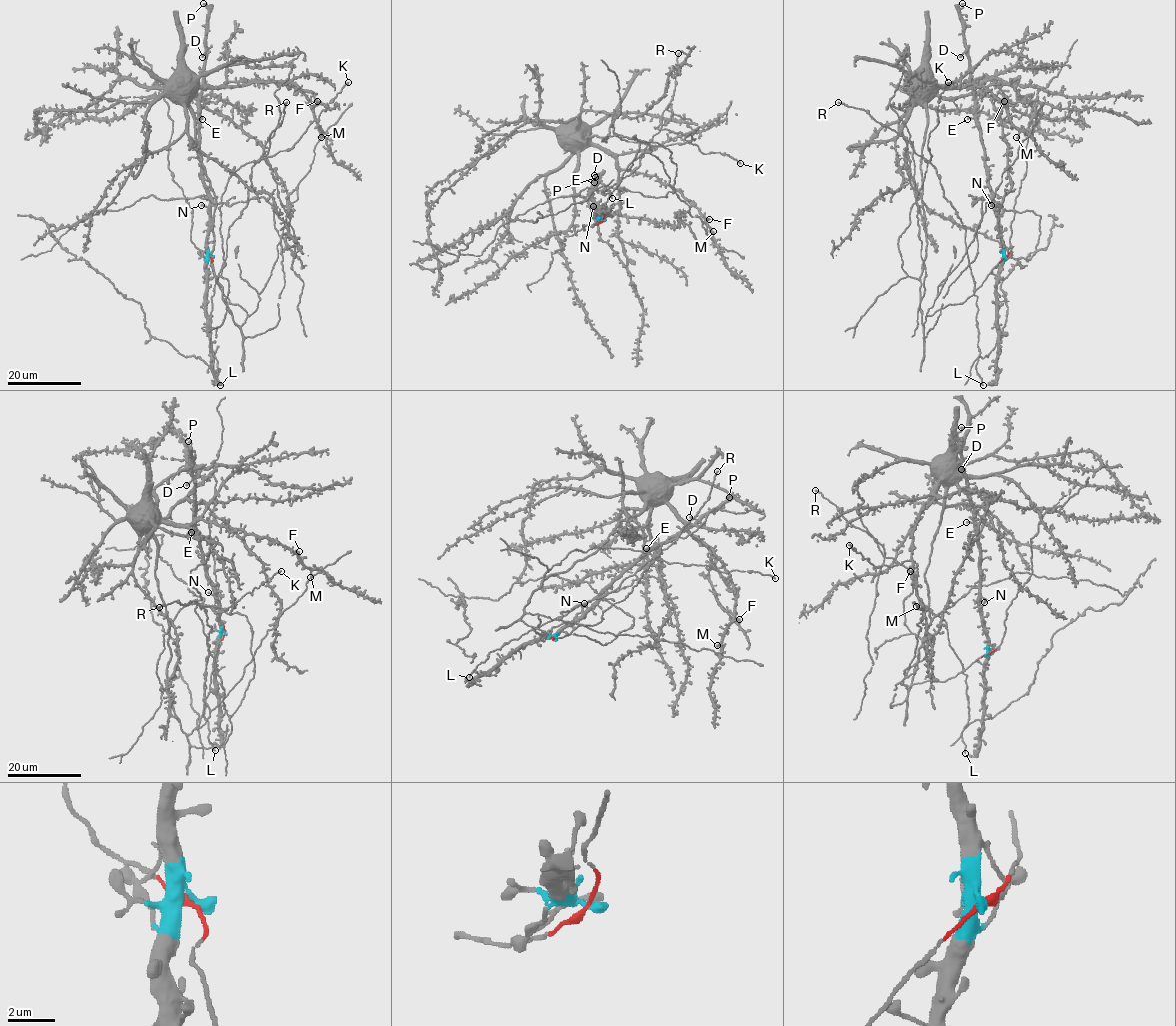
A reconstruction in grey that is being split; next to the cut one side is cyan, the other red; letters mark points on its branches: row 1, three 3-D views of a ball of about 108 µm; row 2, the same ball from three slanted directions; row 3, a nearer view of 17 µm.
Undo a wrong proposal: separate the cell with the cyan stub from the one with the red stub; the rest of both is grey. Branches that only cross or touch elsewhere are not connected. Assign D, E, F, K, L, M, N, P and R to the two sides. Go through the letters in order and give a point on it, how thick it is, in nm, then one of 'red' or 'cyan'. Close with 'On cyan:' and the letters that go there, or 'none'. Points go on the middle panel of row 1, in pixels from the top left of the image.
D: (594, 175) | 320 nm | cyan
E: (594, 182) | 220 nm | cyan
F: (709, 219) | 220 nm | red
K: (740, 163) | 300 nm | red
L: (612, 198) | 150 nm | red
M: (713, 231) | 240 nm | red
N: (593, 206) | 220 nm | cyan
P: (595, 177) | 320 nm | cyan
R: (678, 53) | 200 nm | red
On cyan: D, E, N, P

